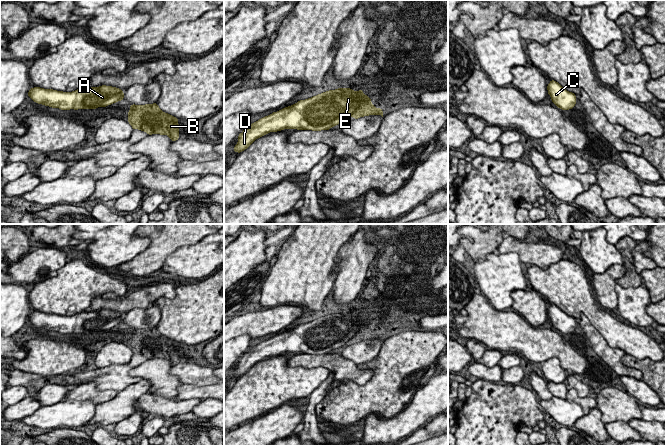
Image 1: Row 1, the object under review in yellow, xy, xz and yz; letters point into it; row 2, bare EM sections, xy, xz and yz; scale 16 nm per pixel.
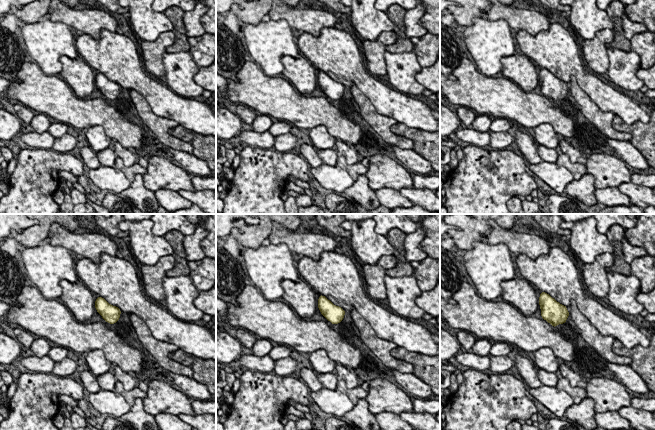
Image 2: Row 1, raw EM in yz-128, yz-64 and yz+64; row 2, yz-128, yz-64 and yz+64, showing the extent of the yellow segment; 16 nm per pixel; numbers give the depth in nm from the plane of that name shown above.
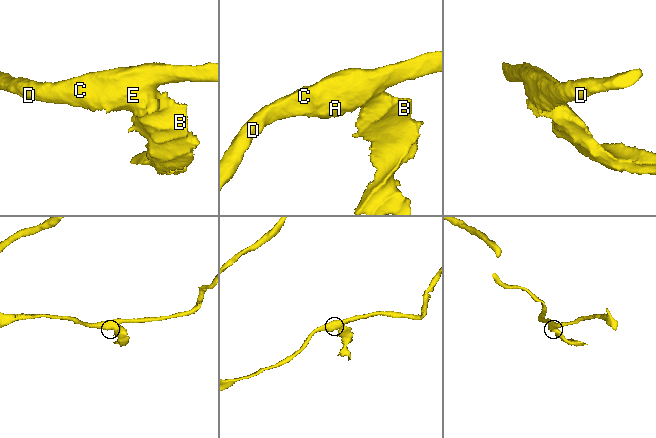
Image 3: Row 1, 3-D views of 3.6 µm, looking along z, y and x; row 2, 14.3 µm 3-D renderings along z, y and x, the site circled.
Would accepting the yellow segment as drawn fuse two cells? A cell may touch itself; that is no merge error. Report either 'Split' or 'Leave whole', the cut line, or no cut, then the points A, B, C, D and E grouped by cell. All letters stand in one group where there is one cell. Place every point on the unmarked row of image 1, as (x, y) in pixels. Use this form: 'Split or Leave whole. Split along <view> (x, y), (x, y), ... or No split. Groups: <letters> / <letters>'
Leave whole. No split. Groups: A B C D E

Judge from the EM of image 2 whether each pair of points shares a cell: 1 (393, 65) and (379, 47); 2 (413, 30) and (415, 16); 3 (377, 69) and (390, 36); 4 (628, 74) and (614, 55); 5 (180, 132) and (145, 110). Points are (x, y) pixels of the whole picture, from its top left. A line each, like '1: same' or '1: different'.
1: different
2: same
3: same
4: same
5: different

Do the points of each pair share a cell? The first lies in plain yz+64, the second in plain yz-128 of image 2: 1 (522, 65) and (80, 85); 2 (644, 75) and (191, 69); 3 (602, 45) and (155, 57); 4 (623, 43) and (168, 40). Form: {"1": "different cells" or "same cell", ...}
{"1": "same cell", "2": "different cells", "3": "same cell", "4": "different cells"}

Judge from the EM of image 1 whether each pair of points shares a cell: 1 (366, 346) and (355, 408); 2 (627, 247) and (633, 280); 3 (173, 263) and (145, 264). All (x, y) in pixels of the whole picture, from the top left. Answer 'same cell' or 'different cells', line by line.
1: different cells
2: same cell
3: different cells

